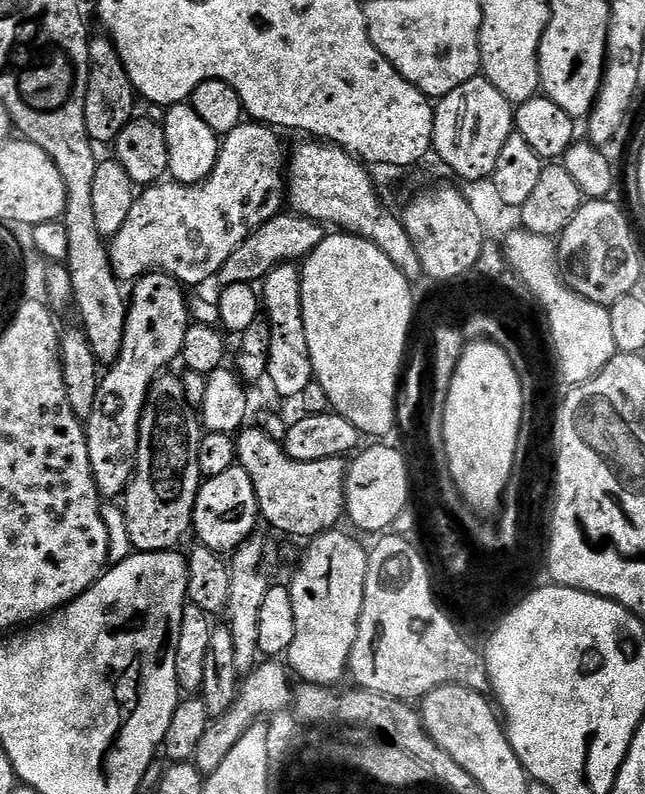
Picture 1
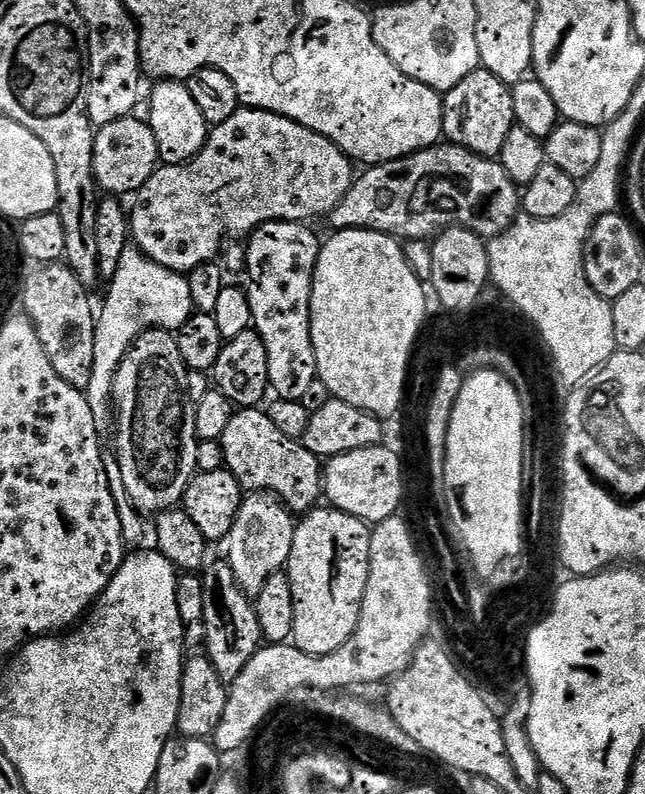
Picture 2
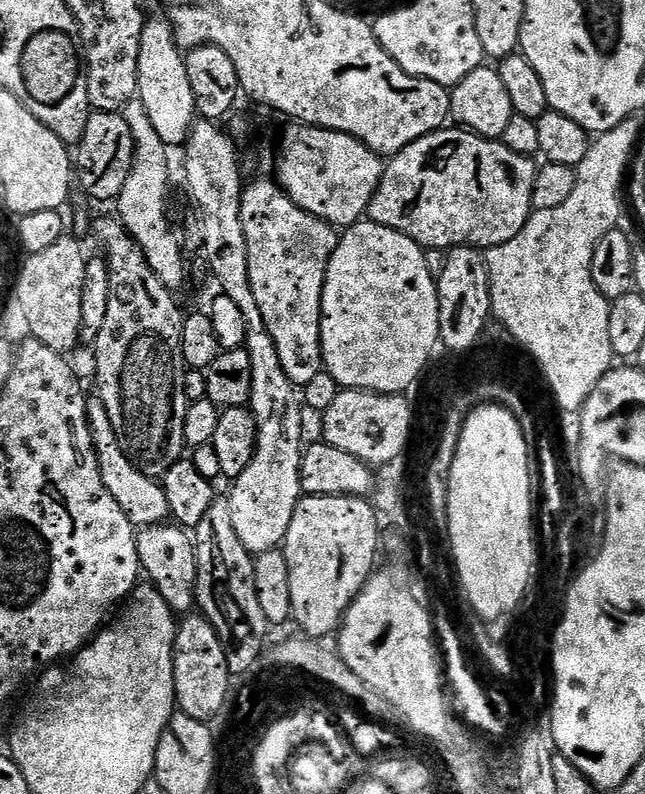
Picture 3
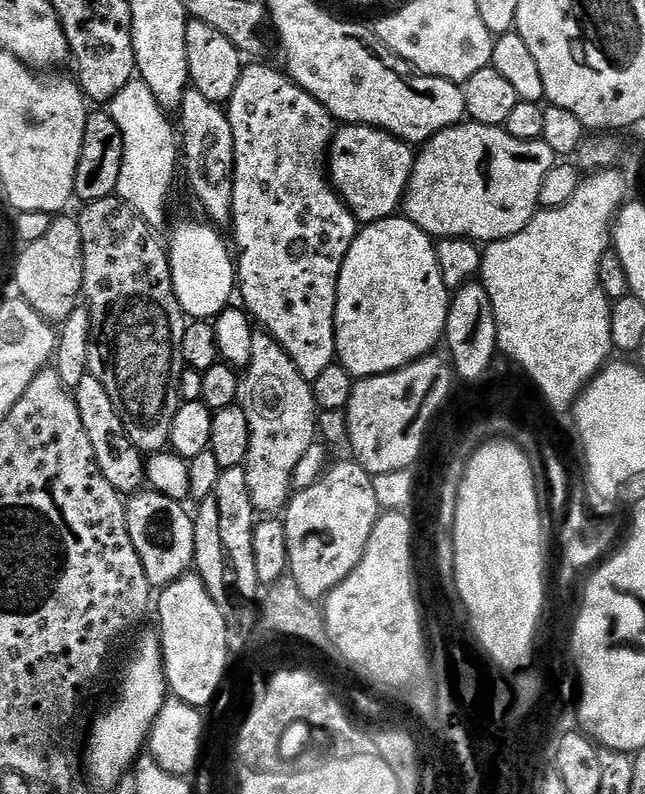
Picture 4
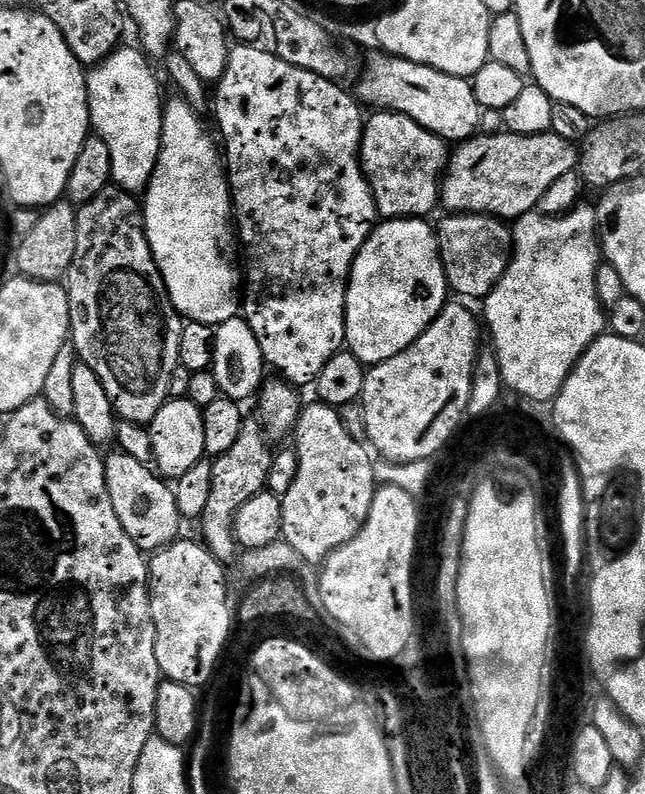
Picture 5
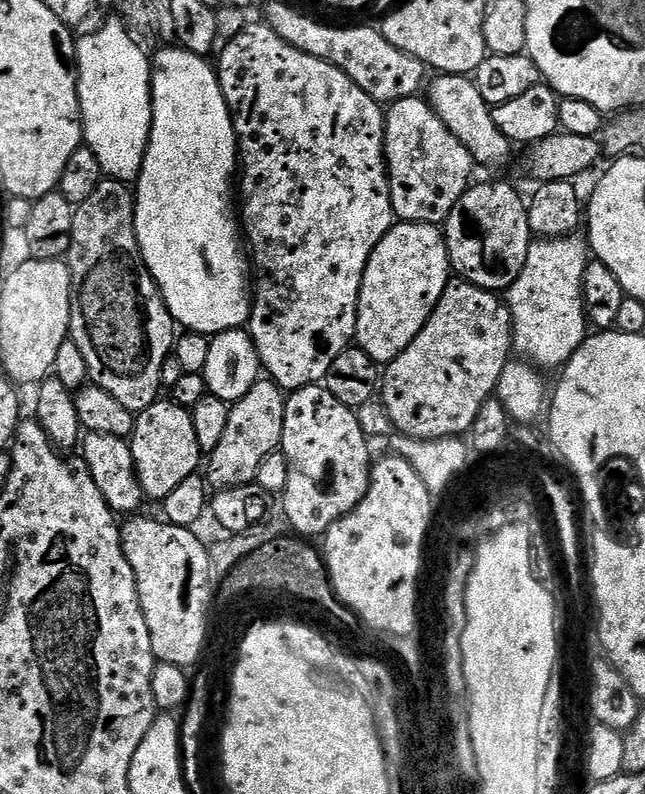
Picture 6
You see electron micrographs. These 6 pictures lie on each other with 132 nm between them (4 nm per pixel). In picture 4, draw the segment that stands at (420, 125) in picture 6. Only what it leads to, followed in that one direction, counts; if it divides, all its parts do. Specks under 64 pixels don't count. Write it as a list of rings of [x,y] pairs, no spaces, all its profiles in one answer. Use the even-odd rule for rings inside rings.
[[[349,124],[335,129],[326,153],[330,183],[361,225],[397,215],[404,203],[416,152],[413,145],[369,124]]]

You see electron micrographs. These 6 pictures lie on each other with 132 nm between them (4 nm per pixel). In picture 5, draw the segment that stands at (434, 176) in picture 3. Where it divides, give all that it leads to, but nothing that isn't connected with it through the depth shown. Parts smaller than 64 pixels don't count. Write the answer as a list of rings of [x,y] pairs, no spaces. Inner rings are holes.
[[[500,130],[497,136],[484,135],[477,134],[470,140],[457,143],[449,155],[440,182],[440,204],[445,213],[481,213],[515,222],[539,205],[542,194],[546,194],[547,188],[558,182],[558,178],[577,171],[580,162],[577,145],[566,142],[566,138],[558,138],[553,132],[543,132],[541,136],[519,136]]]

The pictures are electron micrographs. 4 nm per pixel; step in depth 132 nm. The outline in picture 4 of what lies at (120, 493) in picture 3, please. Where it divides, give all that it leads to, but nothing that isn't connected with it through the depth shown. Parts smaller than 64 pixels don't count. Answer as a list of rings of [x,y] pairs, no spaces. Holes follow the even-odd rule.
[[[88,375],[78,382],[74,389],[78,414],[82,418],[82,426],[86,426],[90,446],[94,446],[94,458],[98,462],[98,470],[102,470],[102,478],[114,486],[122,494],[135,494],[141,491],[144,479],[145,457],[130,442],[126,434],[126,426],[122,426],[122,418],[118,418],[118,410],[114,410],[114,402],[110,402],[110,394],[106,394],[106,386],[98,382],[98,378]]]

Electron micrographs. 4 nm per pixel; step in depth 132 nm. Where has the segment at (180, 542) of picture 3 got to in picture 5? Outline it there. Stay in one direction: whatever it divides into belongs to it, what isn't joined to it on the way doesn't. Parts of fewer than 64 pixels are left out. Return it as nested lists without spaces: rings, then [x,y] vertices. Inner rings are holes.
[[[119,450],[113,452],[113,456],[110,454],[104,456],[104,474],[108,497],[110,502],[114,502],[114,514],[118,514],[118,522],[122,522],[122,530],[130,534],[130,538],[140,547],[141,552],[155,554],[166,545],[174,543],[181,535],[182,517],[174,502],[172,488],[149,465],[138,462],[138,458],[130,458],[130,454]]]

